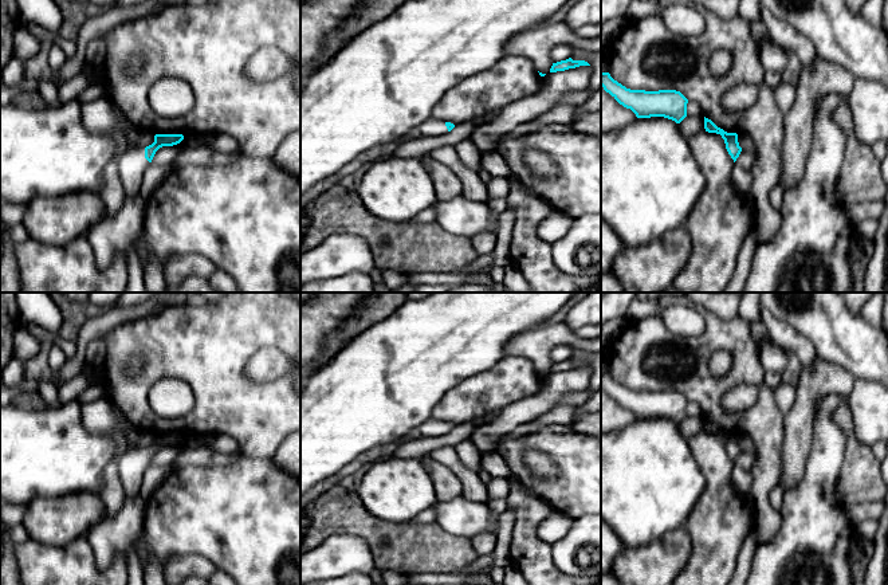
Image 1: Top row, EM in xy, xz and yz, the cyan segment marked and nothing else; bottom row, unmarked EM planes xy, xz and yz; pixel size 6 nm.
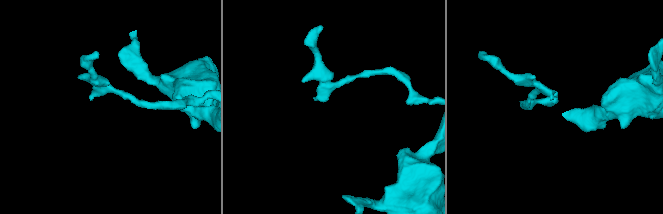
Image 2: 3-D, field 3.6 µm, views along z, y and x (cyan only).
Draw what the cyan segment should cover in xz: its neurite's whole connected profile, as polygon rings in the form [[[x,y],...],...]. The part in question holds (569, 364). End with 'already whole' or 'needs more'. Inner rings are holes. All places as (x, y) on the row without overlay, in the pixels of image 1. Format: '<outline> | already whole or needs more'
[[[569,358],[566,361],[553,364],[550,373],[565,372],[565,370],[575,369],[579,366],[590,366],[590,365],[585,361],[573,361],[571,358]]] | already whole

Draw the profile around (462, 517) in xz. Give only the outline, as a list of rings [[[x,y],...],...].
[[[464,496],[437,500],[432,506],[437,513],[436,522],[449,534],[471,539],[479,533],[498,531],[499,519],[491,513],[487,502],[475,502]]]

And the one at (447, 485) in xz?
[[[429,455],[421,460],[433,483],[437,500],[449,500],[461,496],[463,484],[459,478],[445,466],[437,463]]]

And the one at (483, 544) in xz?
[[[479,533],[471,538],[472,549],[478,557],[492,554],[496,543],[496,535],[494,533]]]

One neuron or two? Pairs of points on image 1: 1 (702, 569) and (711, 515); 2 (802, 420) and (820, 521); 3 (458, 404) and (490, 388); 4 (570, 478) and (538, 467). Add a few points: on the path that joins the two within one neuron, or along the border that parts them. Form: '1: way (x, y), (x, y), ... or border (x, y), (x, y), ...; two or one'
1: way (711, 556), (711, 529); one
2: border (813, 423), (812, 448), (804, 475), (798, 483); two
3: way (466, 403), (482, 395); one
4: border (535, 450), (556, 464), (551, 481); two

